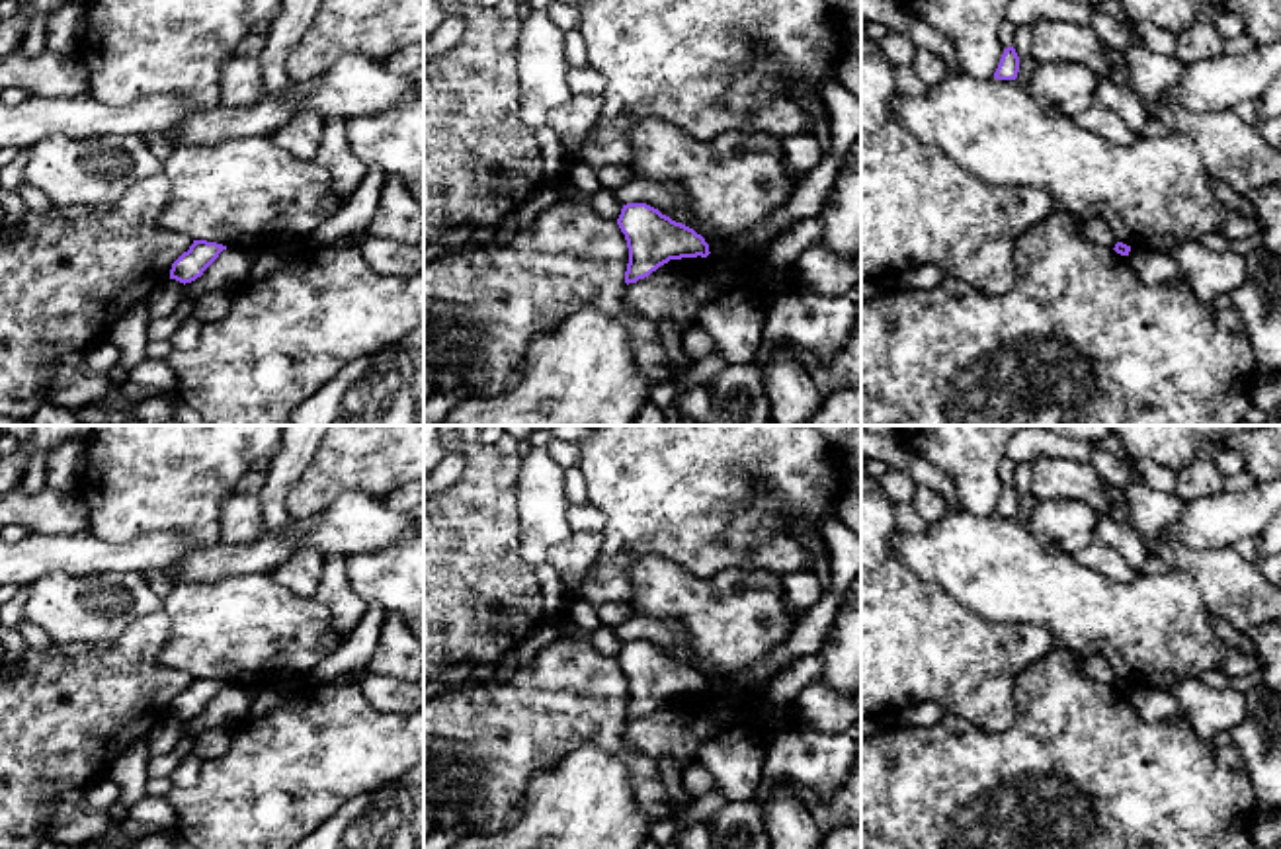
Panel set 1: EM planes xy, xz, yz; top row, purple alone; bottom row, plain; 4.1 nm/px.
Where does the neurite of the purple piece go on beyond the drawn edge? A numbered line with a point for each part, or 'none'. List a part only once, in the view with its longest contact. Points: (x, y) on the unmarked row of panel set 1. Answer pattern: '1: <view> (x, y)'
none

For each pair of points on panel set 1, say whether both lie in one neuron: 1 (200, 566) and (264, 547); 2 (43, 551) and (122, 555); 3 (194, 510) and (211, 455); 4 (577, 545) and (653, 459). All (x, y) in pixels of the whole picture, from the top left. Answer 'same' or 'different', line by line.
1: same
2: same
3: same
4: different

